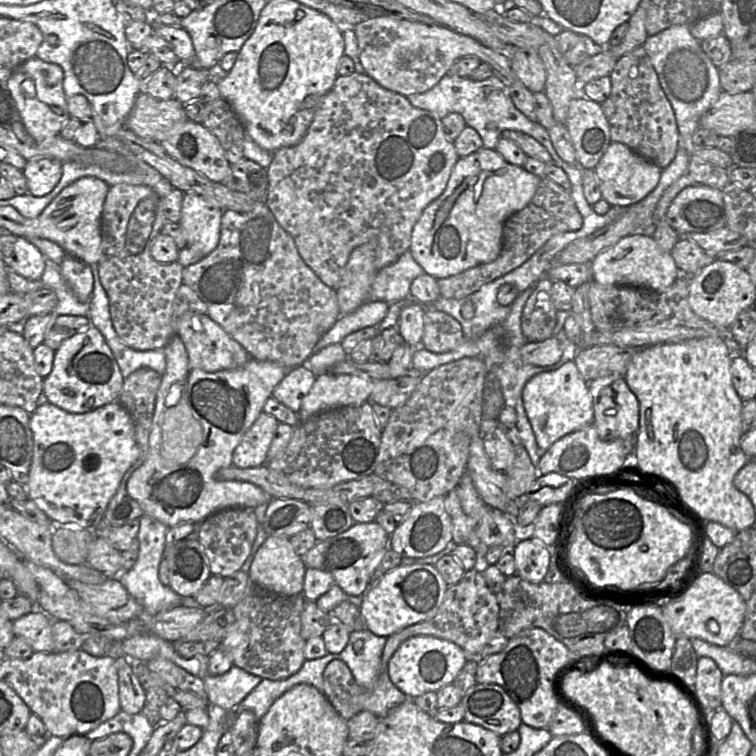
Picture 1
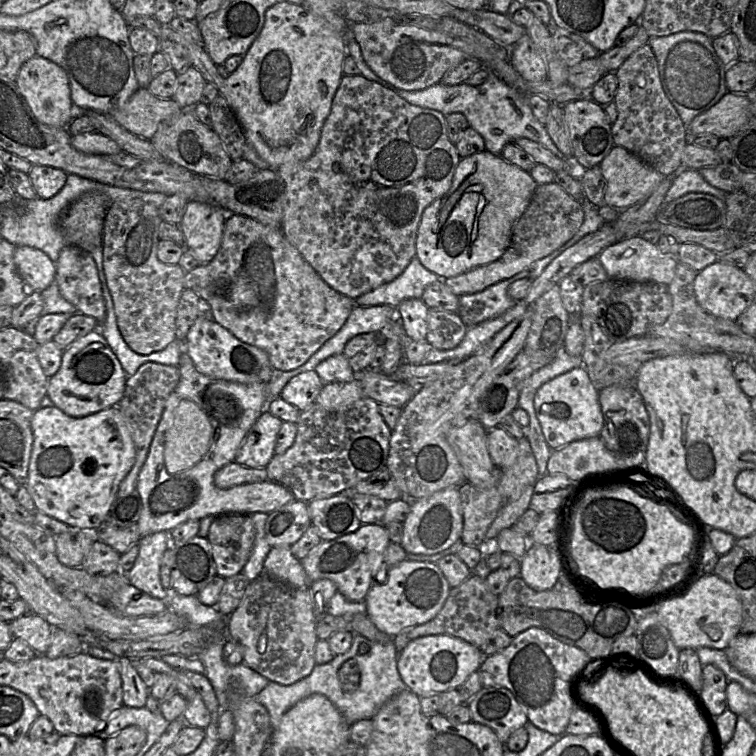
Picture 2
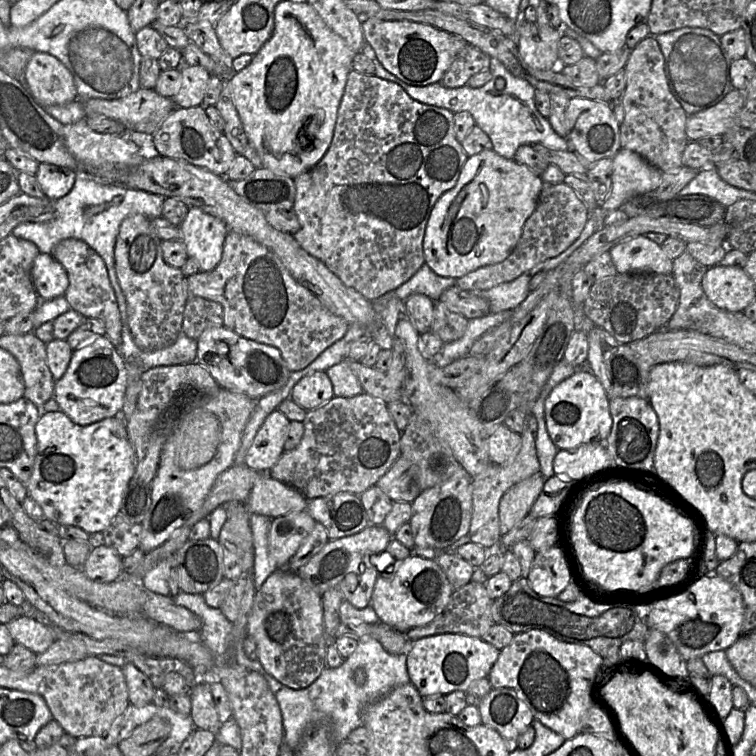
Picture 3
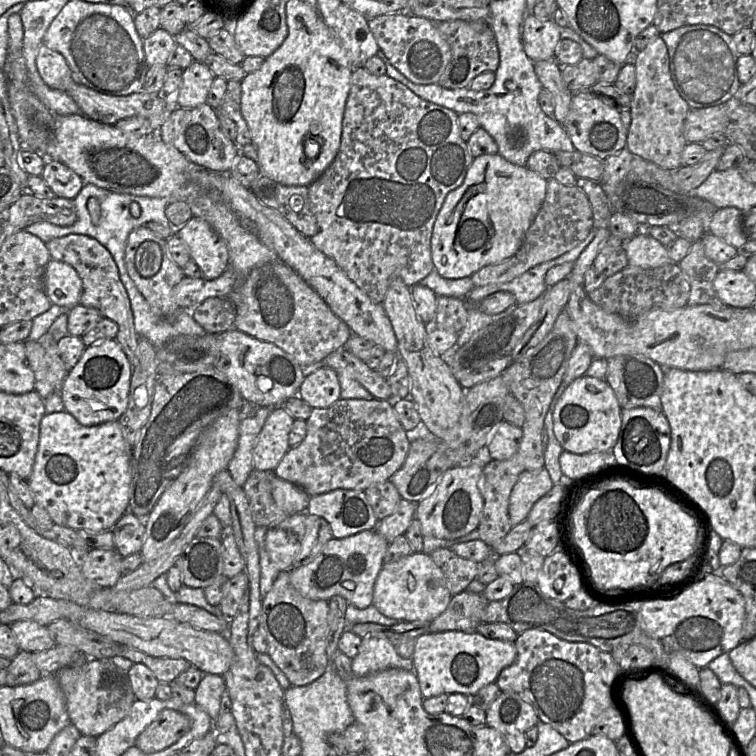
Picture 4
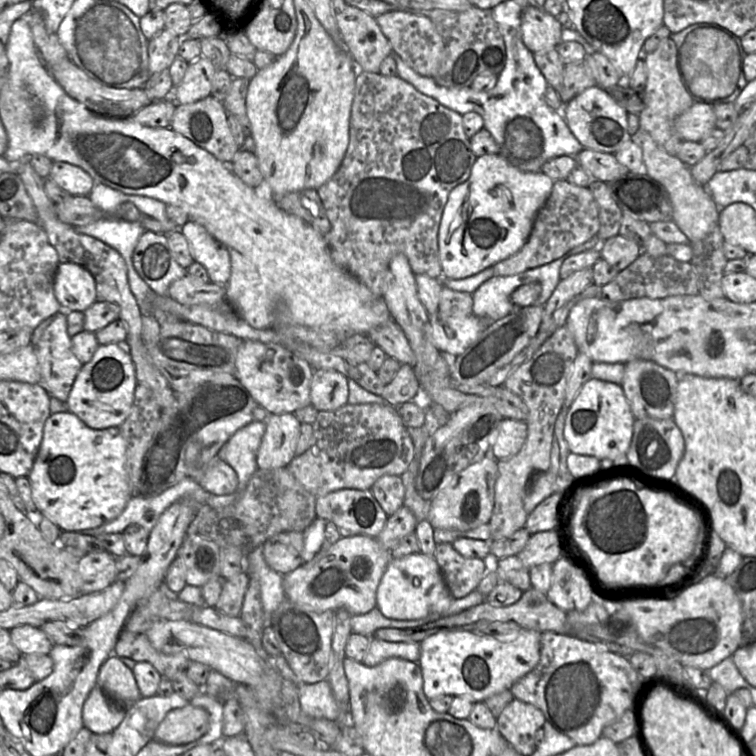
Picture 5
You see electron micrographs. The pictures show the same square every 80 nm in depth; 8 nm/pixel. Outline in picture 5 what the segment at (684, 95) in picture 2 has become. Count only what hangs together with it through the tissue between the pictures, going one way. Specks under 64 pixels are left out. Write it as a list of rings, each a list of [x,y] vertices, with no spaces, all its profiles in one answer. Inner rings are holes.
[[[697,23],[672,33],[669,37],[676,45],[676,66],[679,85],[691,97],[693,103],[733,103],[748,84],[743,72],[747,55],[741,38],[715,23]]]

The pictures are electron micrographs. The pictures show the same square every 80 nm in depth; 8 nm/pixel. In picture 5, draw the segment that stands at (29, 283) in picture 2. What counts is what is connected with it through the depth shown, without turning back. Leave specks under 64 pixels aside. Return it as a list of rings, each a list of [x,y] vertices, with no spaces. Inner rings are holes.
[[[60,263],[54,279],[54,294],[62,309],[84,312],[96,302],[95,279],[77,264]]]

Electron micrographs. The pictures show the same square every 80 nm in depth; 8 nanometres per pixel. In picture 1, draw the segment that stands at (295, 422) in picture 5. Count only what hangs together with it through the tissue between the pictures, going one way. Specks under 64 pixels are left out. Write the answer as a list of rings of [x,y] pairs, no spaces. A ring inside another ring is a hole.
[[[262,412],[233,451],[232,465],[239,468],[267,464],[267,452],[279,421]]]

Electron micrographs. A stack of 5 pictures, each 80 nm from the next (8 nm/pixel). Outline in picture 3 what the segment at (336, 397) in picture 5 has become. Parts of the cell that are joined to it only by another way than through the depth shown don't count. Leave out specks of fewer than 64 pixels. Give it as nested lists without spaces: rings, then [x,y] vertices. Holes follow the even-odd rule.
[[[315,371],[302,377],[290,394],[290,398],[306,411],[326,404],[333,397],[332,382],[325,371]]]

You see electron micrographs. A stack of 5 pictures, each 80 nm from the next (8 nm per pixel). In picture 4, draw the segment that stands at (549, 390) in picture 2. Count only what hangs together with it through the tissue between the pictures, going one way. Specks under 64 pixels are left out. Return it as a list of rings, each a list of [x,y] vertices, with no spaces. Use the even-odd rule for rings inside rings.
[[[584,375],[575,379],[556,401],[553,431],[564,451],[574,454],[610,452],[617,442],[622,423],[622,407],[605,379]]]

